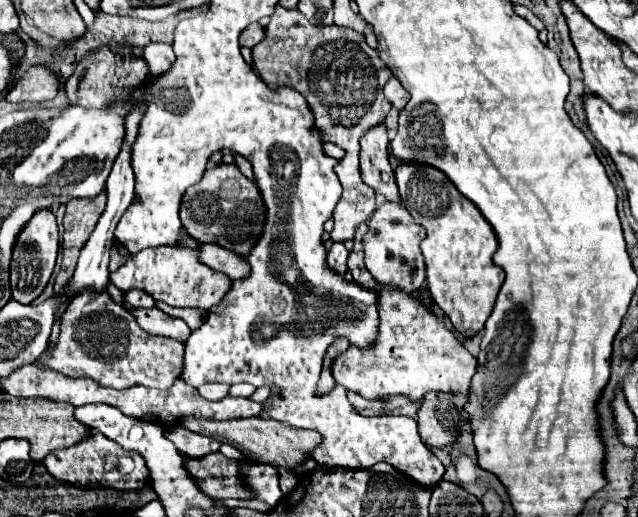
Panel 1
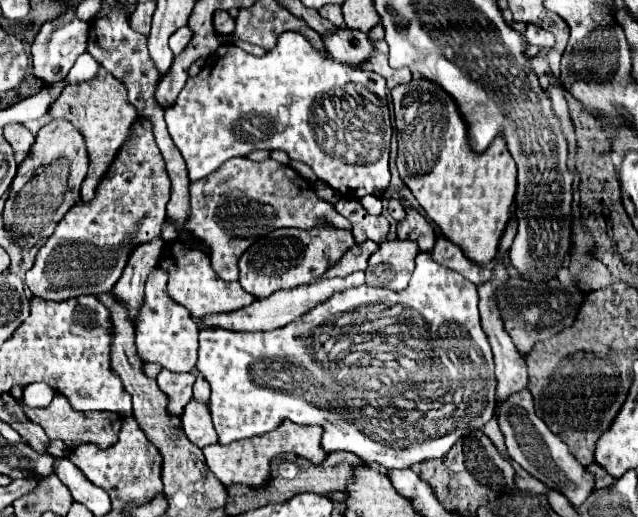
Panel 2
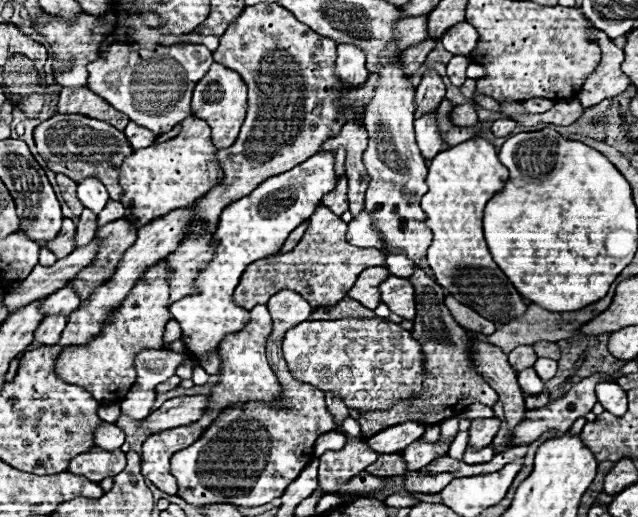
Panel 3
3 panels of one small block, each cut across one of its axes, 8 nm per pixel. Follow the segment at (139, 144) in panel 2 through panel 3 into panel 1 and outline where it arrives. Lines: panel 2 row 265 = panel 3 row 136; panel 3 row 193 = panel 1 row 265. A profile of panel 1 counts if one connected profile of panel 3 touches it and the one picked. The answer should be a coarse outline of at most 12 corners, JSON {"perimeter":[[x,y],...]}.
{"perimeter":[[114,240],[110,248],[110,272],[118,270],[128,260],[130,252]]}

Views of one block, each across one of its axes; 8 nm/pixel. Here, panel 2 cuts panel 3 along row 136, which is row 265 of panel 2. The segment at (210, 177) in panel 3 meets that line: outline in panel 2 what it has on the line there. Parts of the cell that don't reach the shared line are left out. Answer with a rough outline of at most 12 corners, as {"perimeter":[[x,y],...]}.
{"perimeter":[[182,240],[164,244],[158,266],[168,296],[194,318],[254,300],[220,280],[210,258]]}

